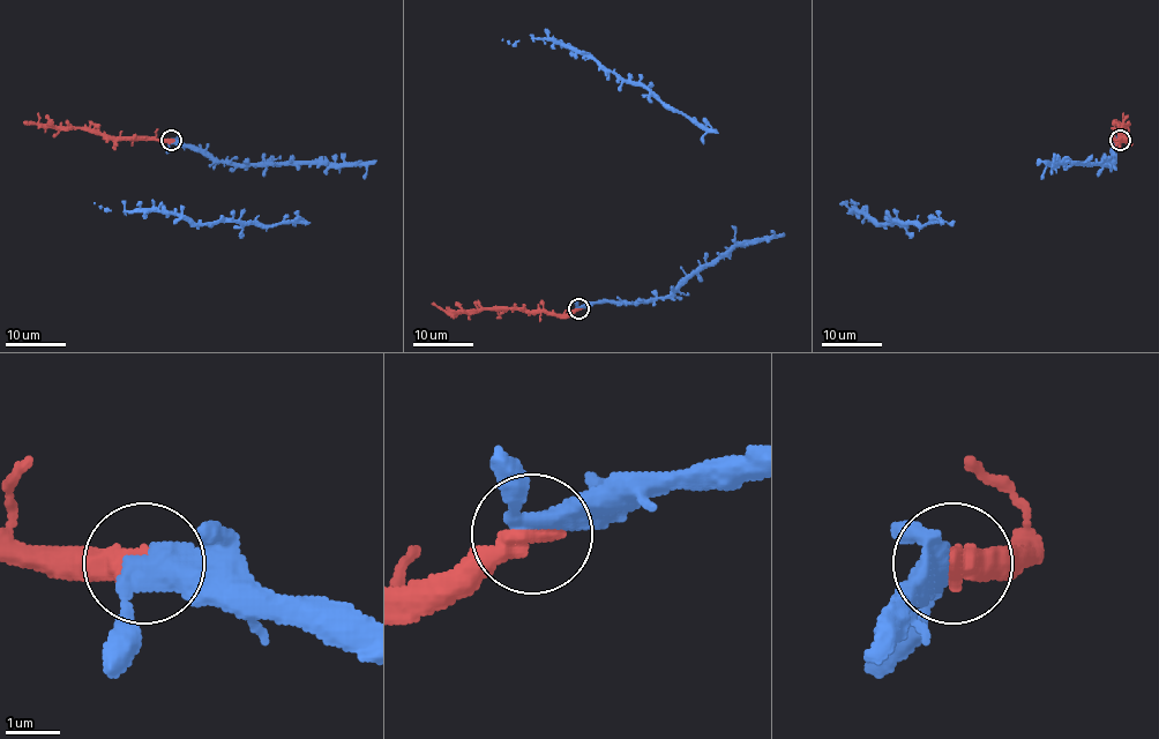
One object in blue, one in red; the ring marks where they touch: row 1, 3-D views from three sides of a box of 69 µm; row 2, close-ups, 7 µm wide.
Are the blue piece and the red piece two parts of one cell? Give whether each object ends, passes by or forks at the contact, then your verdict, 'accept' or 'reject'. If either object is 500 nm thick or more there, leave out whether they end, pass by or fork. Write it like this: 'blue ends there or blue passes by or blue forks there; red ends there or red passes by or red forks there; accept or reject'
accept

